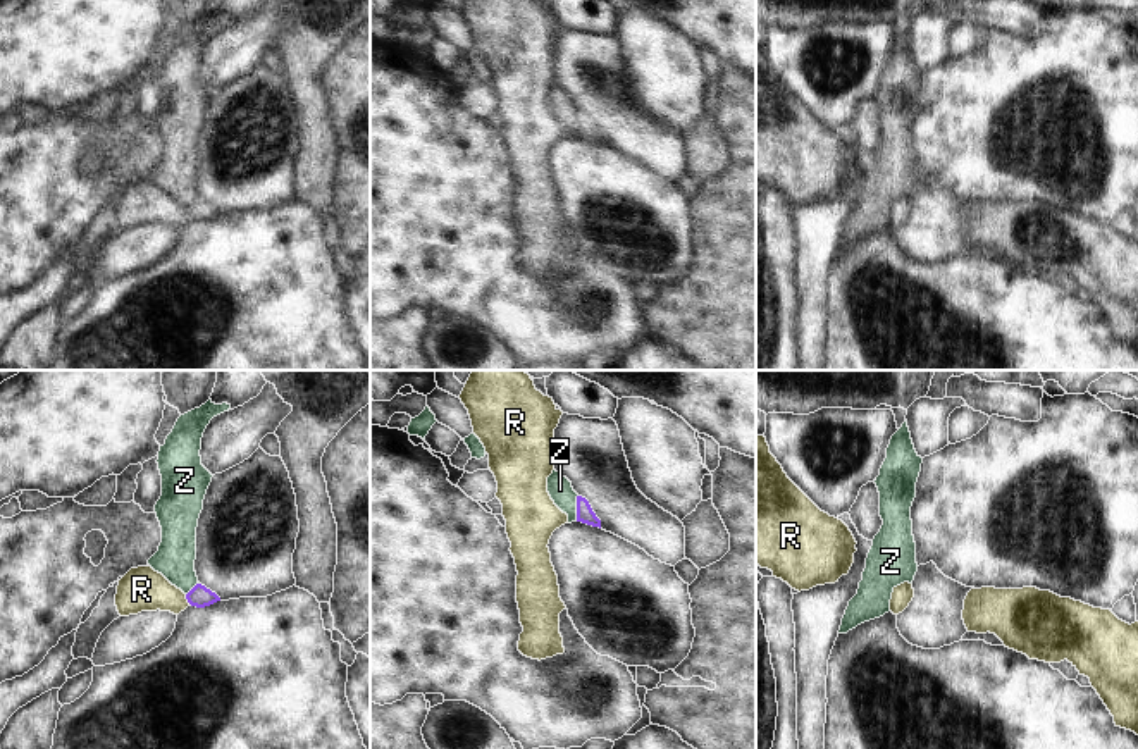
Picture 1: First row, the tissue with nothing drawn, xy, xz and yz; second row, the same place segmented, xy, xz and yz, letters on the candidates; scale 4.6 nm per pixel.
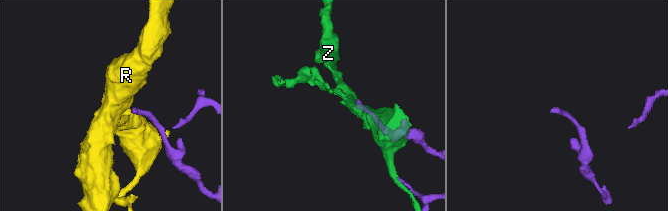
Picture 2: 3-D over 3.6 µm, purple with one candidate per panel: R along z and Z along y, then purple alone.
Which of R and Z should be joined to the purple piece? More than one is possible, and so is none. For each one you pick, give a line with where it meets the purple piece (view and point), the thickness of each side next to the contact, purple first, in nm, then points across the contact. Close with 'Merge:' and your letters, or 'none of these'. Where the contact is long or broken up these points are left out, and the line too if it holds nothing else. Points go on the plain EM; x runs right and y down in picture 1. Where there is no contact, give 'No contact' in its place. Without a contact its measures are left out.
R: Touches purple at xy (186, 212). Thickness 100 nm (purple) against 200 nm. Path across: xy (200, 210), (186, 212), (166, 212), (142, 204)
Merge: R

